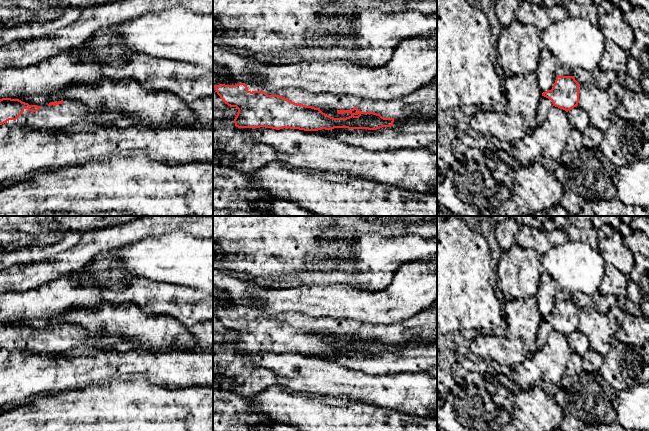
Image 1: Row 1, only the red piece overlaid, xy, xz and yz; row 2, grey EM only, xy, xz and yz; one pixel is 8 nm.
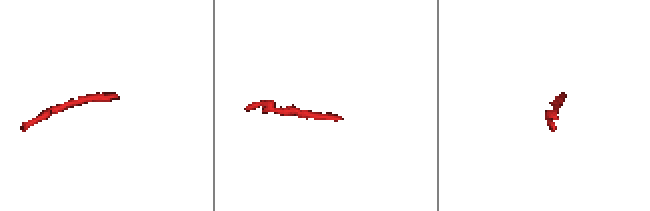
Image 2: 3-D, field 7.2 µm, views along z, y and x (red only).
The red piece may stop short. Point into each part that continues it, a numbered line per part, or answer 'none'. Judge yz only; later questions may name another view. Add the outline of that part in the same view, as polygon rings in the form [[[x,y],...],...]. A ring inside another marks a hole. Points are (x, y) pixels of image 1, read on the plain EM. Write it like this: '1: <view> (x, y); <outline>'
1: yz (545, 328); [[[542,320],[539,326],[539,330],[537,332],[536,344],[538,349],[542,348],[545,345],[545,343],[547,342],[547,338],[552,331],[553,331],[552,325]]]

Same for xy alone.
none

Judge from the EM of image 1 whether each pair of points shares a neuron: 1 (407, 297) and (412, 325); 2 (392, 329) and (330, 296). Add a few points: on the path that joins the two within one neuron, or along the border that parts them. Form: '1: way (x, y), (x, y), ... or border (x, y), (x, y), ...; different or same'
1: border (426, 309), (406, 319), (388, 323); different
2: border (404, 319), (392, 323), (358, 322); different

